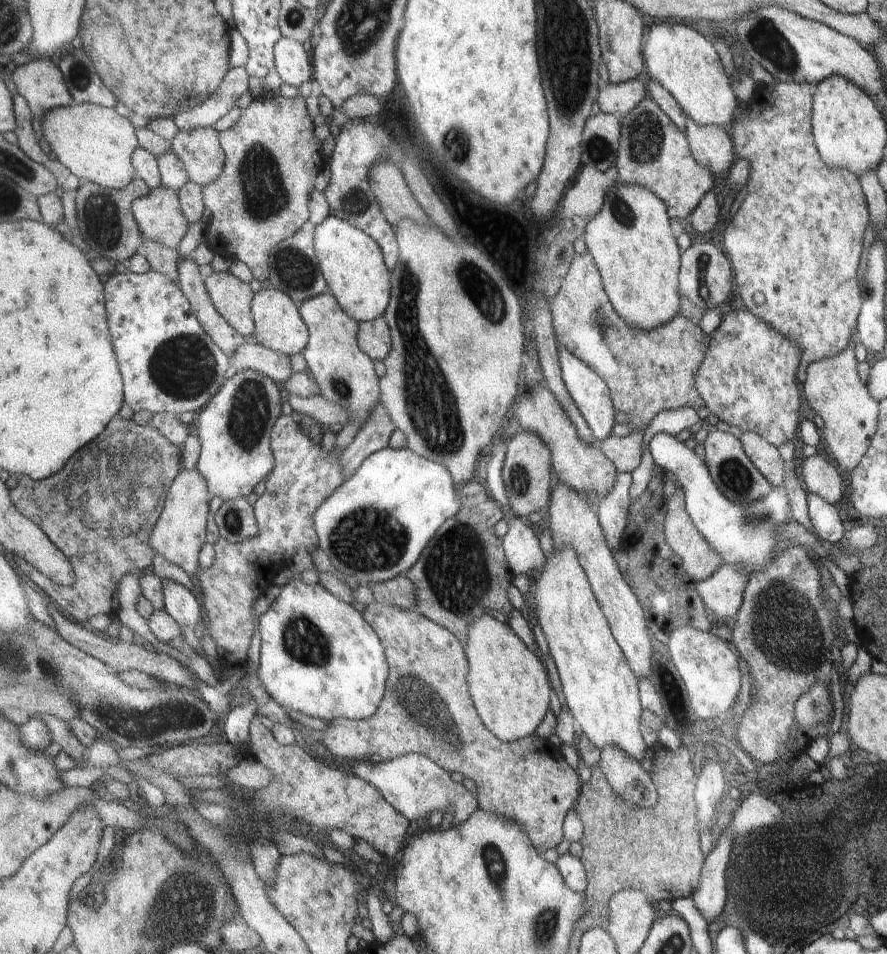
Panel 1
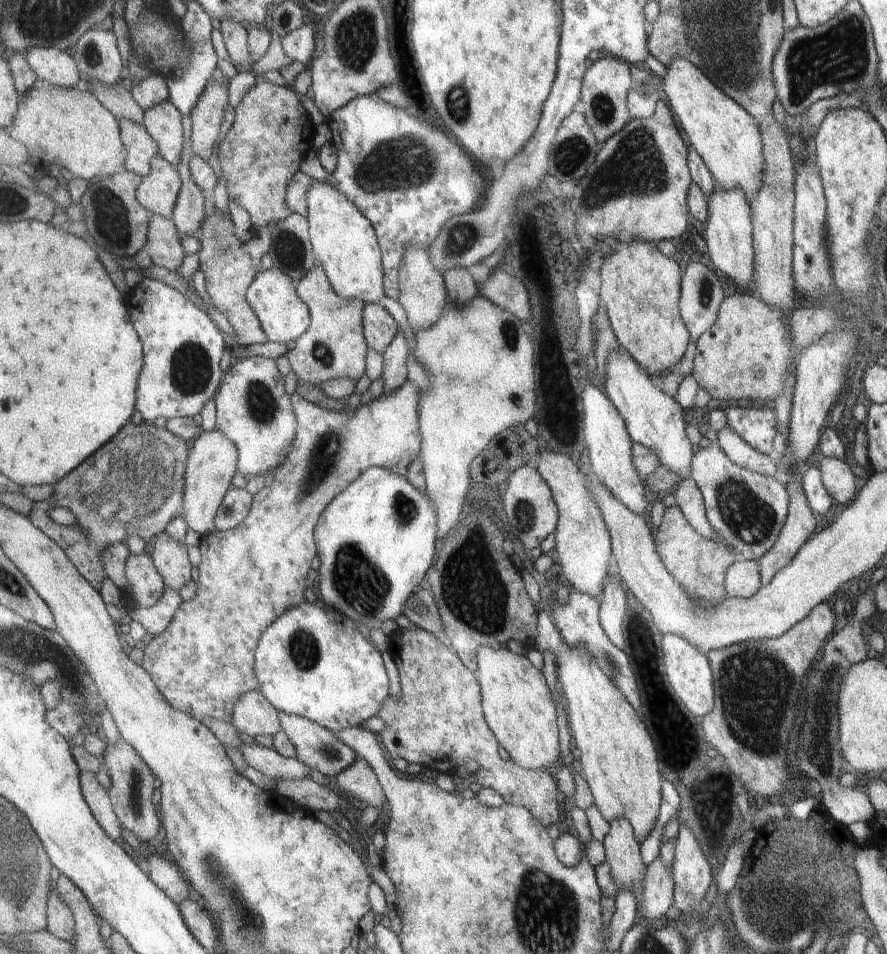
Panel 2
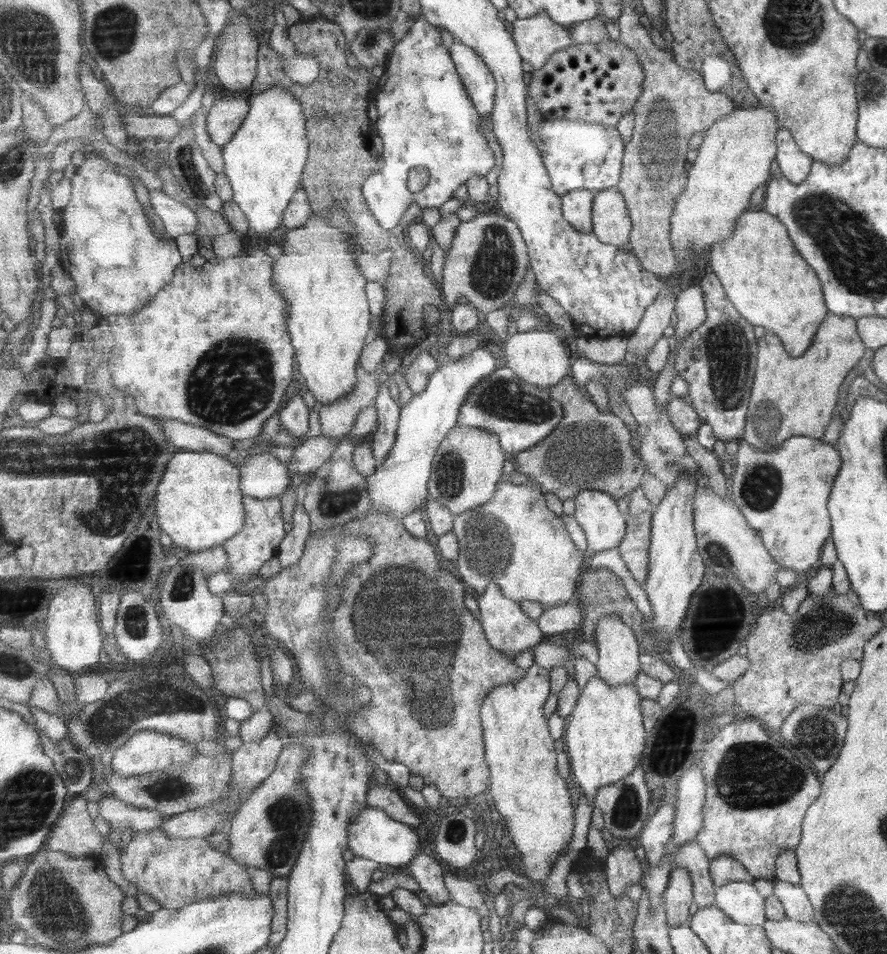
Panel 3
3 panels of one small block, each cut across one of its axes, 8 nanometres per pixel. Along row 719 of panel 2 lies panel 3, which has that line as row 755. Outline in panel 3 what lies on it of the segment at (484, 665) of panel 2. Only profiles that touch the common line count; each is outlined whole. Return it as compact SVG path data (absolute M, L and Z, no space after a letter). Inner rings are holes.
M533 664L526 669L525 678L495 687L481 705L487 758L492 773L488 794L495 798L499 816L506 820L505 826L513 844L521 853L524 871L530 881L547 879L562 851L570 846L575 831L575 808L571 806L571 794L567 783L557 772L555 738L549 734L548 719L545 718L543 704L547 702L549 692L551 692L549 669Z

